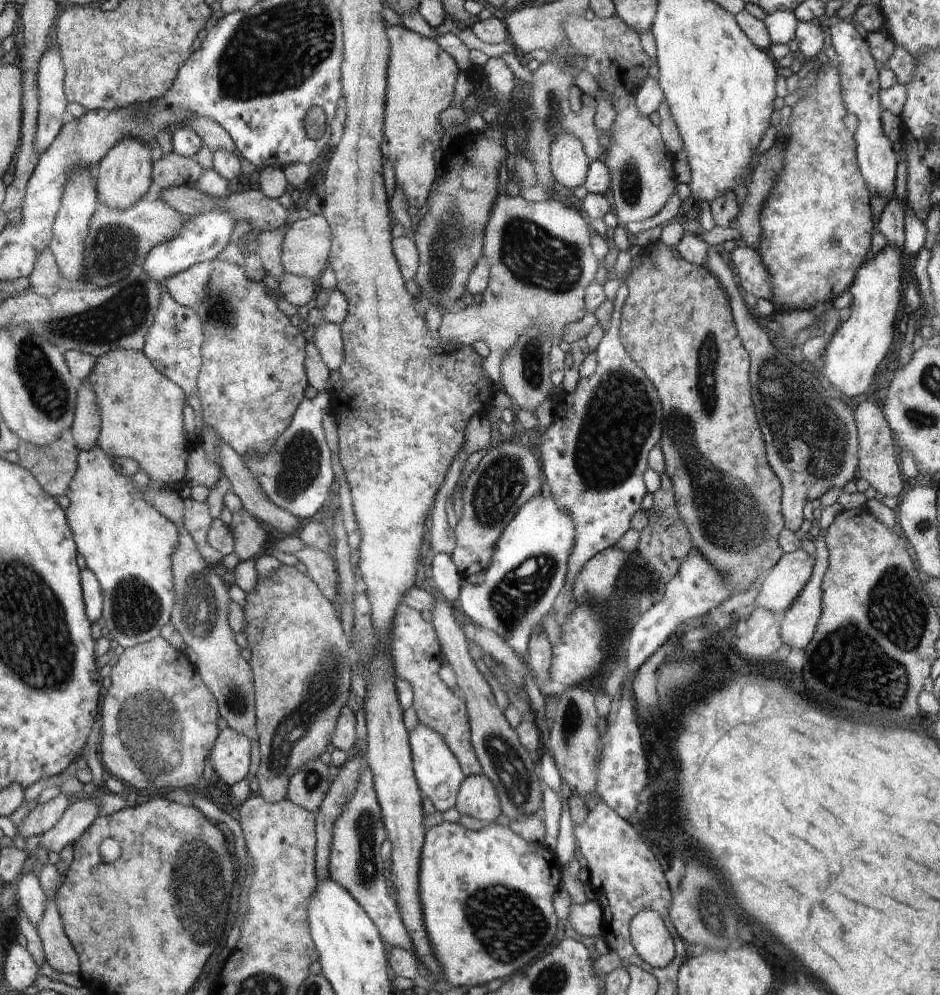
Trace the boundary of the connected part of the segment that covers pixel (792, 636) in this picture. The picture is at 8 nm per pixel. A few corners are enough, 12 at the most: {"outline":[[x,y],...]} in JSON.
{"outline":[[825,530],[815,544],[812,576],[780,617],[792,649],[810,644],[821,615],[829,561]]}

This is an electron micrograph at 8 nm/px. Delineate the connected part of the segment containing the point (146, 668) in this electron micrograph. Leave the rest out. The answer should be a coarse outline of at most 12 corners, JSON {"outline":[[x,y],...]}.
{"outline":[[164,637],[127,648],[101,762],[132,790],[194,787],[216,699]]}

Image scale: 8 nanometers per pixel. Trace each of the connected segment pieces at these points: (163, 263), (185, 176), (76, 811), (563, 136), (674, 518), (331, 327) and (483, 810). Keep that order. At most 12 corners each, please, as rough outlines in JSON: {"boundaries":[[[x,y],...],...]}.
{"boundaries":[[[223,211],[189,218],[176,238],[150,250],[155,281],[212,262],[230,242]],[[172,152],[153,164],[152,186],[194,186],[205,170]],[[96,795],[74,798],[42,834],[46,852],[76,842],[96,820]],[[573,134],[552,141],[549,167],[566,188],[585,183],[592,160]],[[660,475],[638,552],[674,576],[693,544],[670,477]],[[320,324],[312,342],[331,371],[344,360],[341,326]],[[484,774],[462,781],[455,807],[488,824],[502,813]]]}

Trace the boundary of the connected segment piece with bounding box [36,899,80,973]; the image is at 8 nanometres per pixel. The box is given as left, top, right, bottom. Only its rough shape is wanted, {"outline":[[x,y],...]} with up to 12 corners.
{"outline":[[54,899],[36,930],[48,964],[78,973],[79,958]]}

